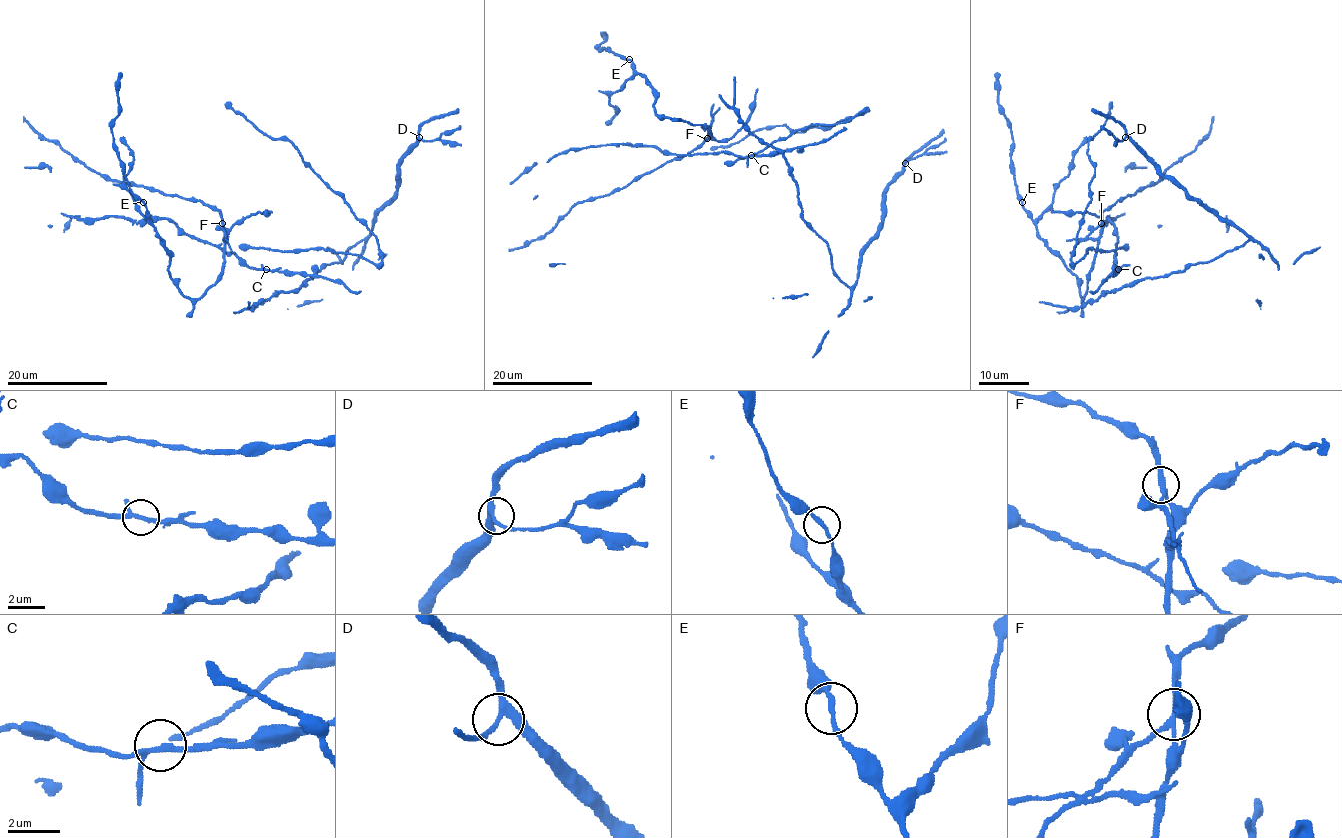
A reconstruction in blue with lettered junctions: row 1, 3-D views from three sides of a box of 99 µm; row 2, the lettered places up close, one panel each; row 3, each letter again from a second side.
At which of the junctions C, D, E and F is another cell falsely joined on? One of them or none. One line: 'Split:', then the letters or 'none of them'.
Split: F

